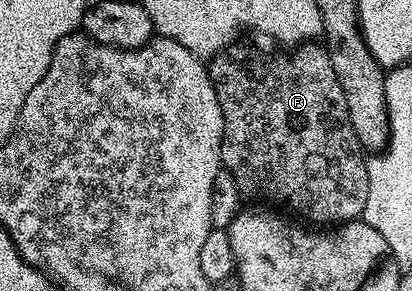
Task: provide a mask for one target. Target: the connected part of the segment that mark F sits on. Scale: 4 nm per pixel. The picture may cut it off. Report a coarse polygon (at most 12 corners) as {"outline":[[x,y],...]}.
{"outline":[[325,46],[209,60],[222,165],[314,225],[368,169]]}

